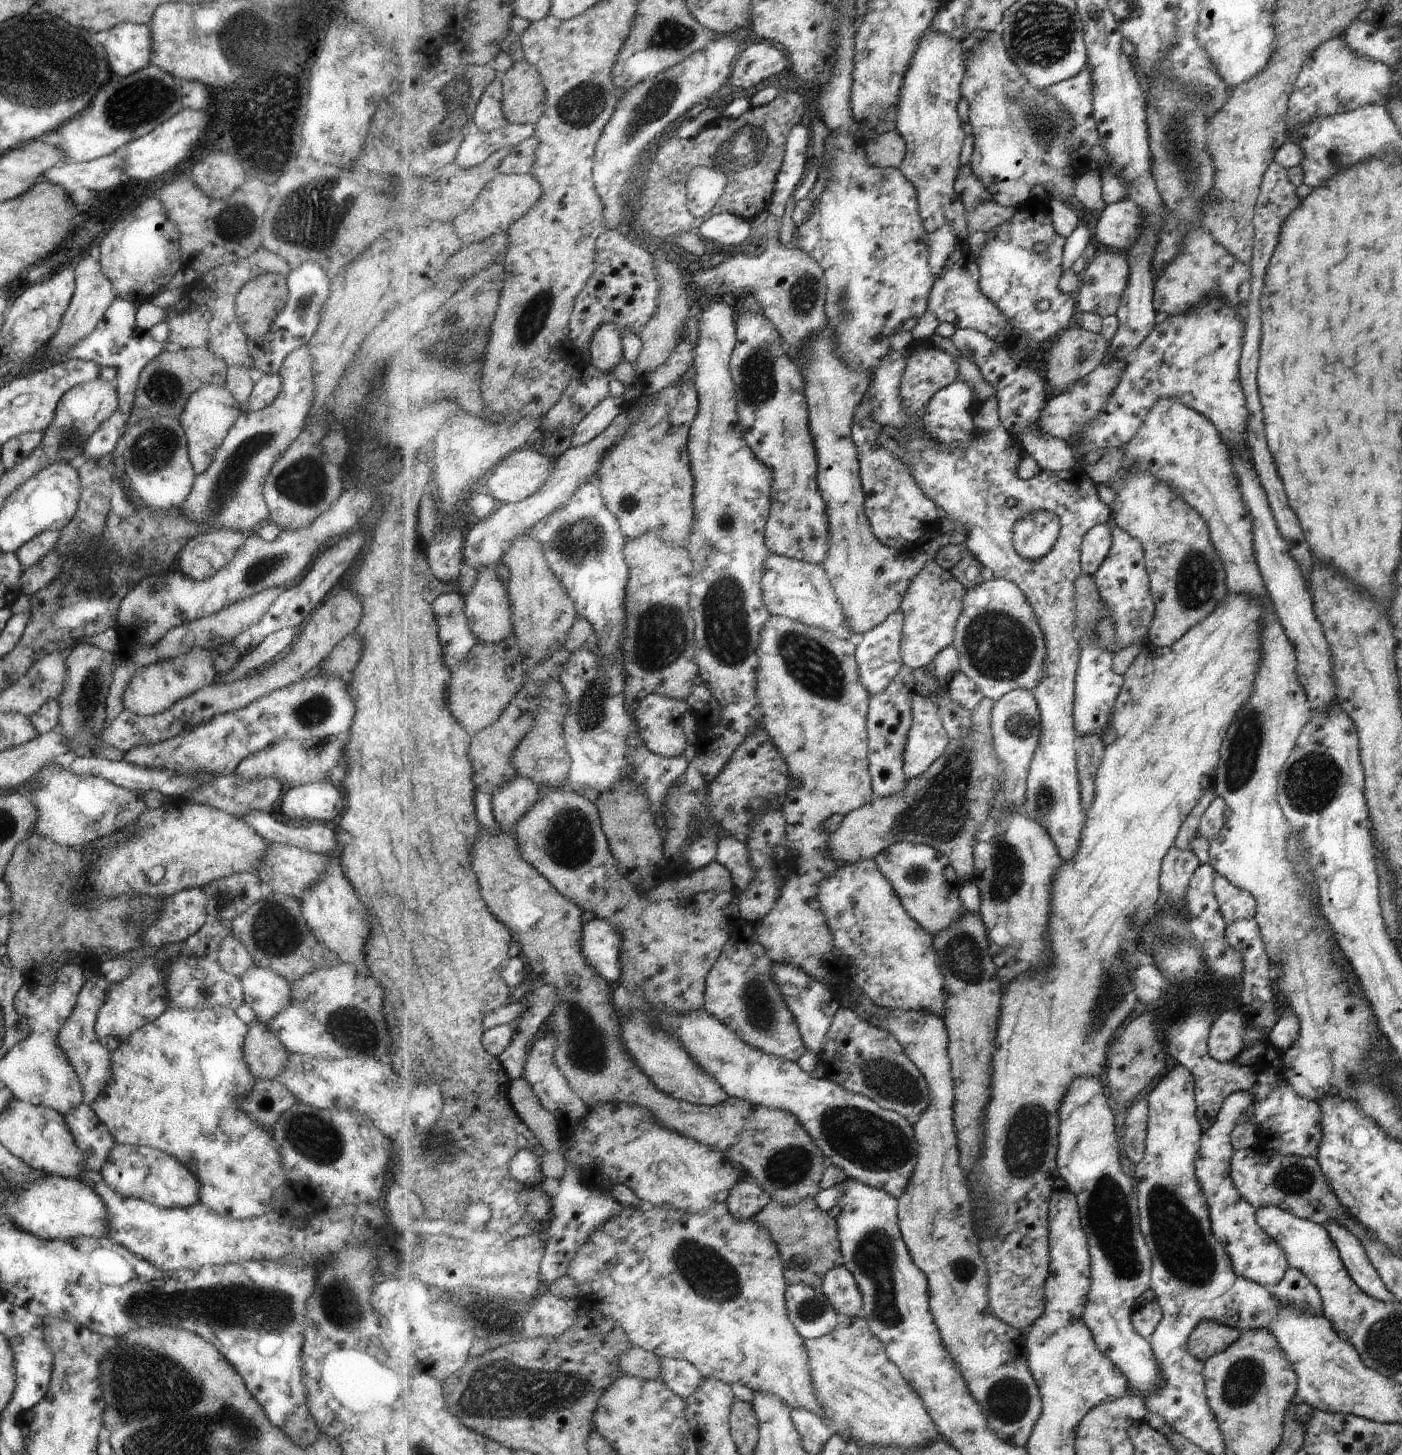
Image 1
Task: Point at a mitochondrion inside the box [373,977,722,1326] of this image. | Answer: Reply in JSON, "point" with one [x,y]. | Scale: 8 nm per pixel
{"point":[587,1051]}

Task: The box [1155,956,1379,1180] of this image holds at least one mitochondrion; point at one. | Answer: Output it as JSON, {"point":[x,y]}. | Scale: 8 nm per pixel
{"point":[1351,1078]}

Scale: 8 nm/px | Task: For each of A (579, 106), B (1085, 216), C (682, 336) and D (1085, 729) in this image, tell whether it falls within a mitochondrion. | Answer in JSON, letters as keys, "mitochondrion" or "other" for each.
{"A":"mitochondrion","B":"other","C":"other","D":"other"}

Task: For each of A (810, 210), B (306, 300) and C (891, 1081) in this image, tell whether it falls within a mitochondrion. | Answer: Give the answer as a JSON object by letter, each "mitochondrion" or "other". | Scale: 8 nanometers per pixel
{"A":"other","B":"mitochondrion","C":"mitochondrion"}

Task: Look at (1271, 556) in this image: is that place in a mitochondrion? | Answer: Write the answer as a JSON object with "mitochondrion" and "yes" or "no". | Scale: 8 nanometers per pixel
{"mitochondrion":"no"}

